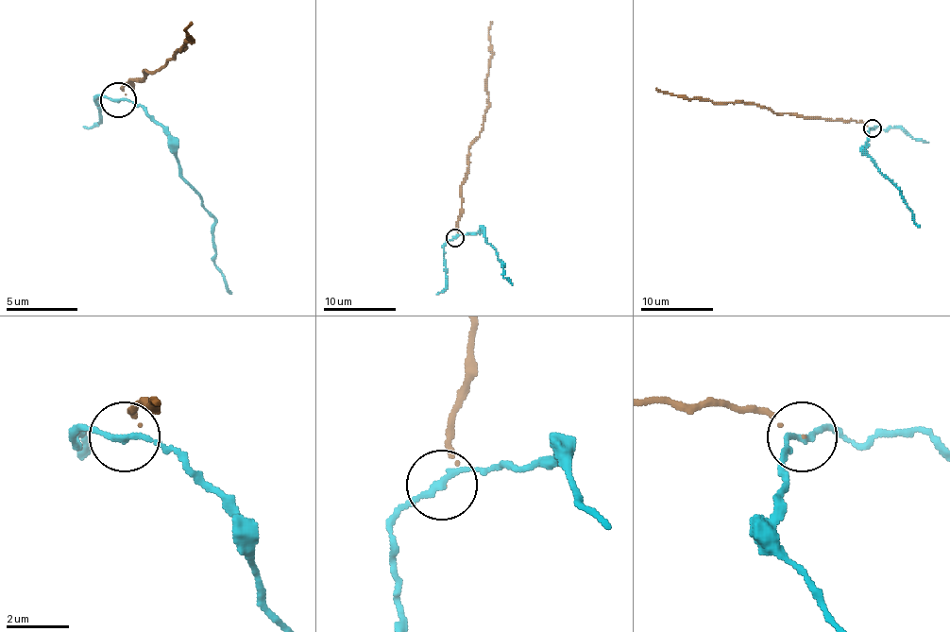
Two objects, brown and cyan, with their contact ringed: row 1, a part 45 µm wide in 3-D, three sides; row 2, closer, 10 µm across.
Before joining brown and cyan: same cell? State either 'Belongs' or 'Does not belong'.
Does not belong

